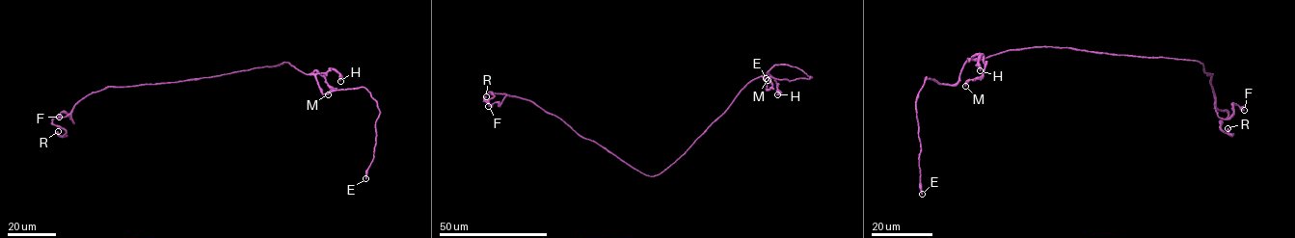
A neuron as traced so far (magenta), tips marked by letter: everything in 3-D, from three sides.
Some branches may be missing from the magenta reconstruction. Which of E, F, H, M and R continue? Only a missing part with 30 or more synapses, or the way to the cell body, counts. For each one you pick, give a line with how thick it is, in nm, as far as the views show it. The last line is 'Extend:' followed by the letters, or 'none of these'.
Extend: none of these

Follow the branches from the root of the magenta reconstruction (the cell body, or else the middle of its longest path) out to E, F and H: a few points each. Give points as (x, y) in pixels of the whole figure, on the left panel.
E: (272, 66), (287, 62), (314, 74), (323, 93), (360, 87), (368, 92), (380, 114), (373, 158), (365, 178)
F: (272, 66), (175, 82), (106, 87), (87, 95), (76, 104), (71, 112), (73, 123), (63, 112), (59, 117)
H: (272, 66), (287, 62), (303, 72), (312, 74), (331, 68), (339, 73), (340, 81)

